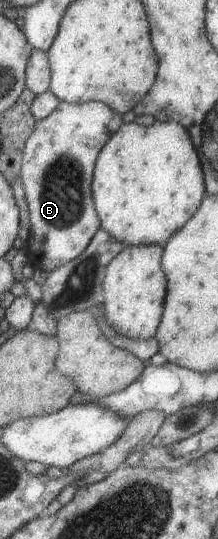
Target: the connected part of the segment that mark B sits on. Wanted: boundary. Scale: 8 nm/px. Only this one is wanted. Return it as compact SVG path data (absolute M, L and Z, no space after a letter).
M60 101L51 114L36 122L30 137L25 141L19 171L29 214L30 232L25 245L28 259L25 260L30 260L34 269L52 272L58 266L76 258L88 246L100 227L91 194L93 167L102 146L118 130L120 124L123 124L121 115L99 101L80 104Z

